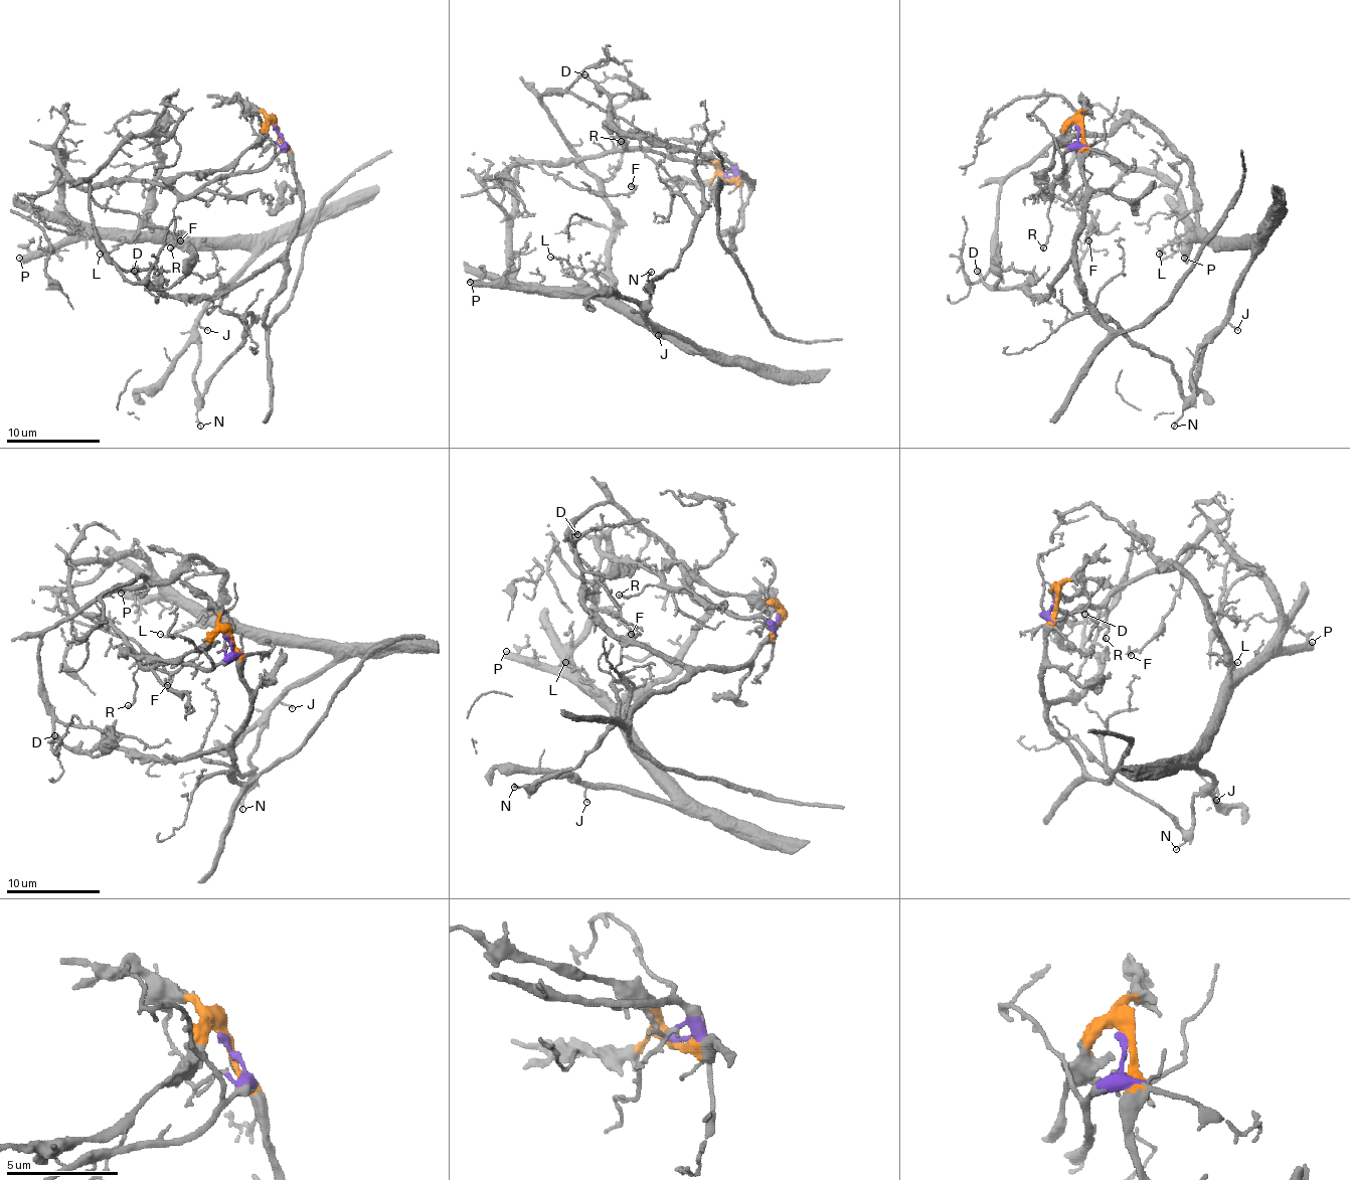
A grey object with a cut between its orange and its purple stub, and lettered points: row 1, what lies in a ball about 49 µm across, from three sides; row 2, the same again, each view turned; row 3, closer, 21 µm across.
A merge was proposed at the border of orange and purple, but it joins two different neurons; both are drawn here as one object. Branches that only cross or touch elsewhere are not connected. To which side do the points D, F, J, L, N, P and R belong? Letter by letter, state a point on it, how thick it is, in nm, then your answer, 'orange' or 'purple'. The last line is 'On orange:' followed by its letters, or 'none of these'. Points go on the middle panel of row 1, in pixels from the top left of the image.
D: place (584, 74); calibre 300 nm; orange
F: place (631, 186); calibre 150 nm; purple
J: place (658, 335); calibre 130 nm; purple
L: place (550, 257); calibre 140 nm; purple
N: place (651, 272); calibre 120 nm; purple
P: place (470, 282); calibre 500 nm; purple
R: place (621, 141); calibre 150 nm; purple
On orange: D

